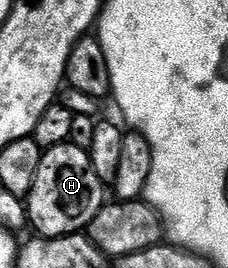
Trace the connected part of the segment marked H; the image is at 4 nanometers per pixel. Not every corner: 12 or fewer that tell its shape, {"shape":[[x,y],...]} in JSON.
{"shape":[[87,147],[47,149],[26,197],[44,238],[83,233],[104,209]]}

